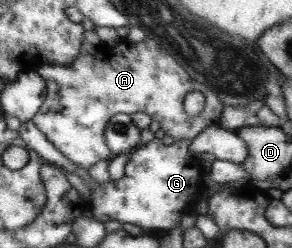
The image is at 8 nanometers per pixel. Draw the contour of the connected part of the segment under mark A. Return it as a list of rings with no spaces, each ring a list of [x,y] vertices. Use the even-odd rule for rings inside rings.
[[[119,38],[117,42],[109,46],[101,46],[99,51],[90,55],[86,51],[77,53],[77,56],[67,66],[42,64],[36,66],[34,71],[43,79],[46,88],[45,98],[37,109],[35,116],[30,120],[39,132],[76,168],[89,170],[99,160],[109,160],[113,153],[104,144],[104,130],[107,121],[114,114],[133,114],[144,112],[151,120],[157,120],[160,128],[164,131],[165,139],[183,140],[191,139],[204,128],[217,125],[224,101],[213,94],[211,89],[203,86],[200,82],[193,80],[180,63],[163,48],[149,38],[139,42],[131,42],[125,38]],[[197,91],[204,96],[204,107],[195,117],[191,118],[184,113],[182,102],[188,93]]]

